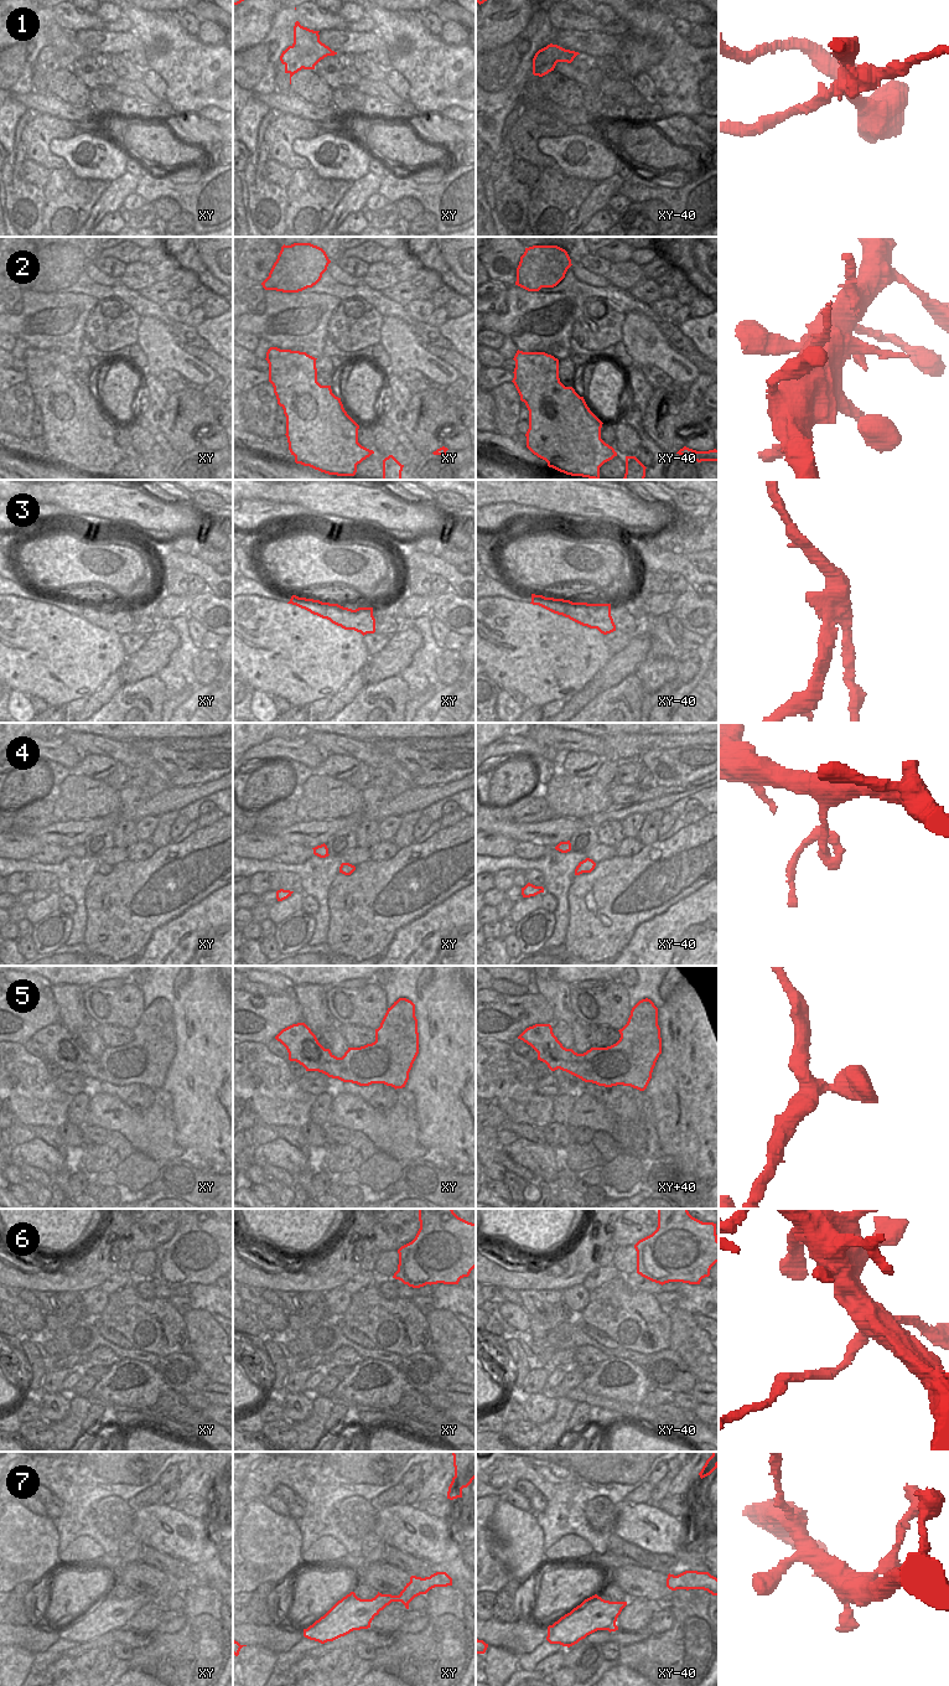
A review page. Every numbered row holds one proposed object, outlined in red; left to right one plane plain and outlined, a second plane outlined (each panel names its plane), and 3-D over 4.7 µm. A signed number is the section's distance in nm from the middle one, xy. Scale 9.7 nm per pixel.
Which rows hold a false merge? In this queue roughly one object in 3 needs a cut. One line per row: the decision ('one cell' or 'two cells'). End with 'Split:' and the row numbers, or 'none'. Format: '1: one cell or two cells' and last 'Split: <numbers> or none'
1: two cells
2: one cell
3: two cells
4: two cells
5: one cell
6: two cells
7: one cell
Split: 1, 3, 4, 6

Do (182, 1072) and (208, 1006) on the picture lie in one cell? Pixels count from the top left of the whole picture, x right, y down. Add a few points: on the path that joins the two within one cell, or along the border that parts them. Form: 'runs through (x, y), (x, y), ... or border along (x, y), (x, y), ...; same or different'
runs through (198, 1056), (202, 1053), (206, 1022); same

